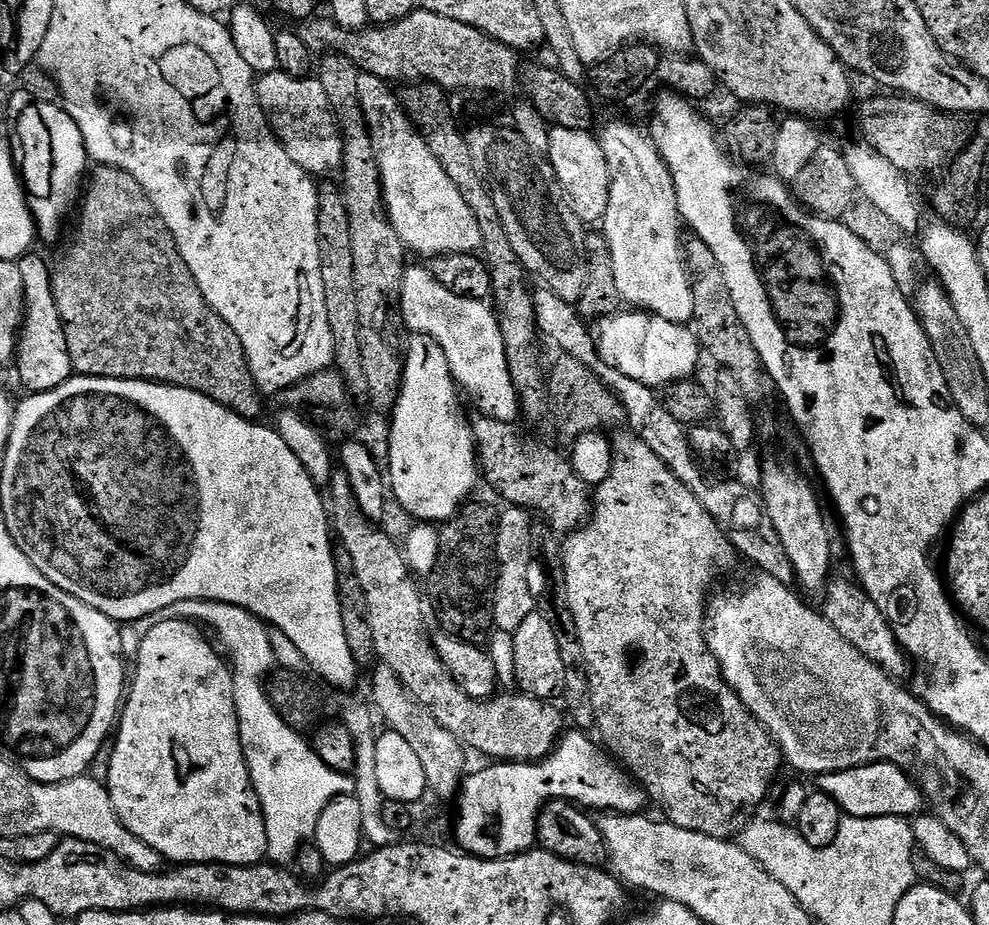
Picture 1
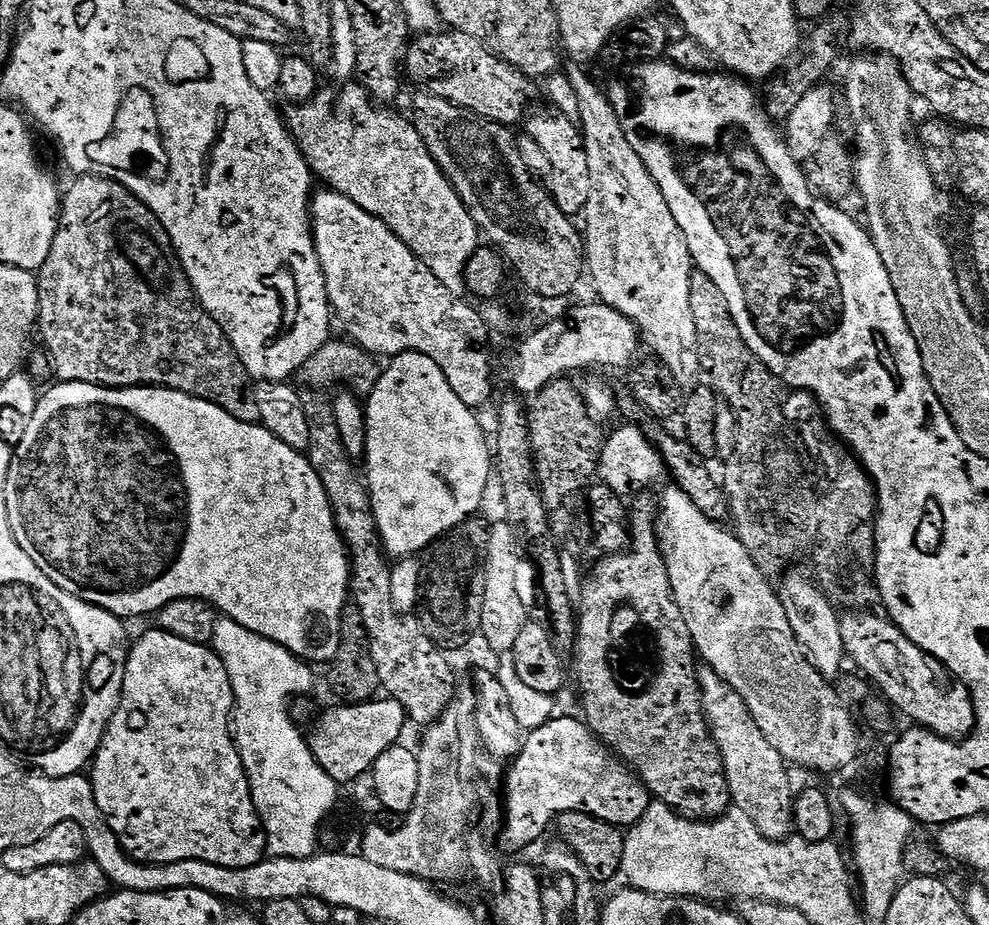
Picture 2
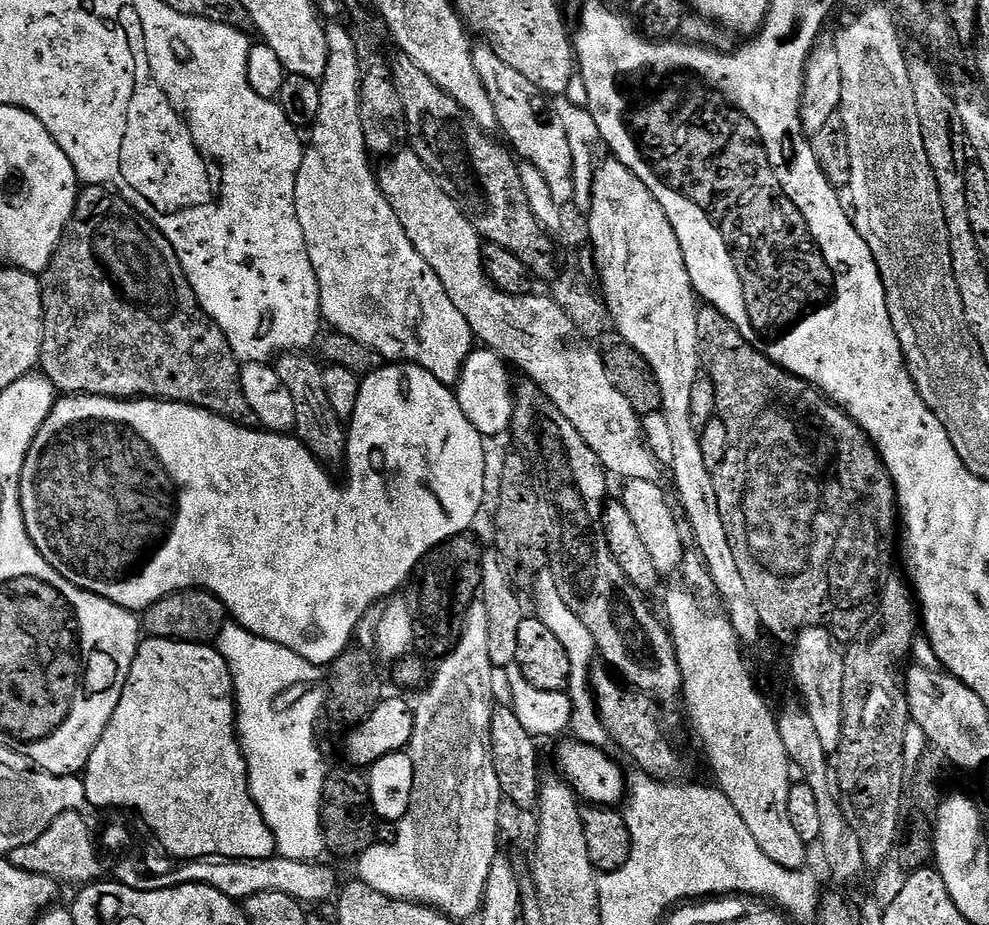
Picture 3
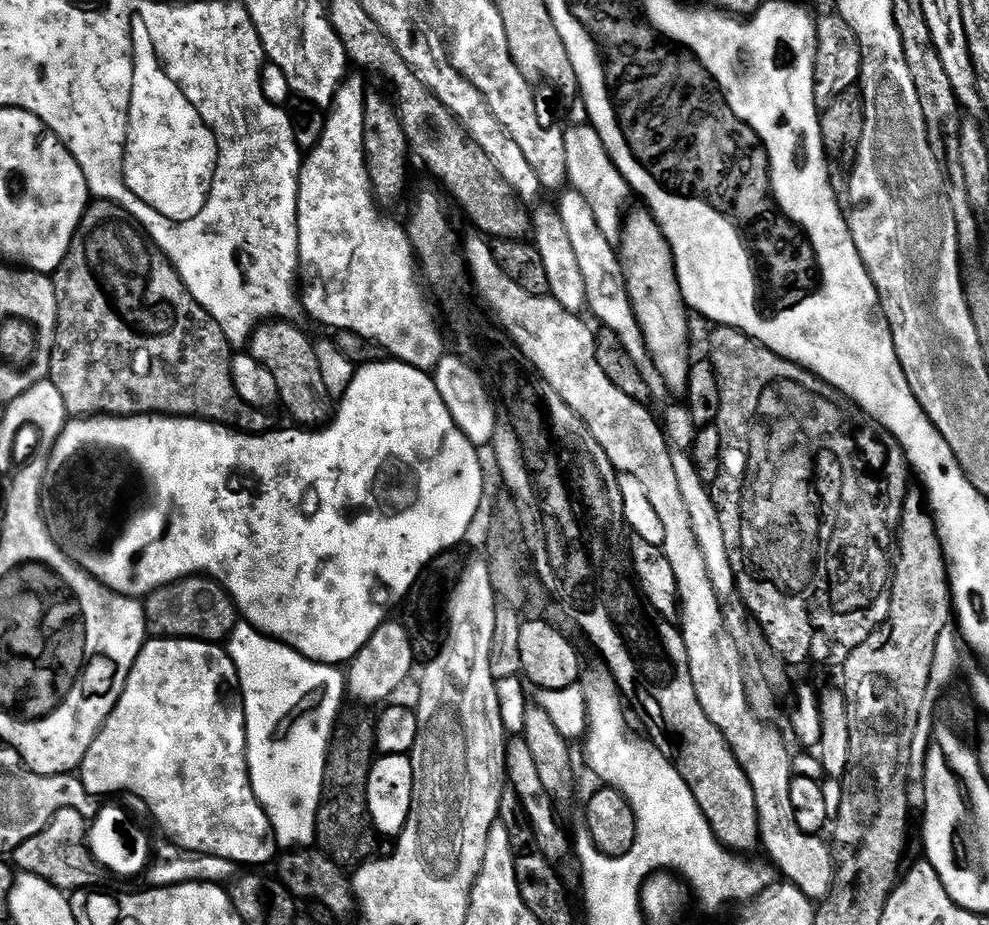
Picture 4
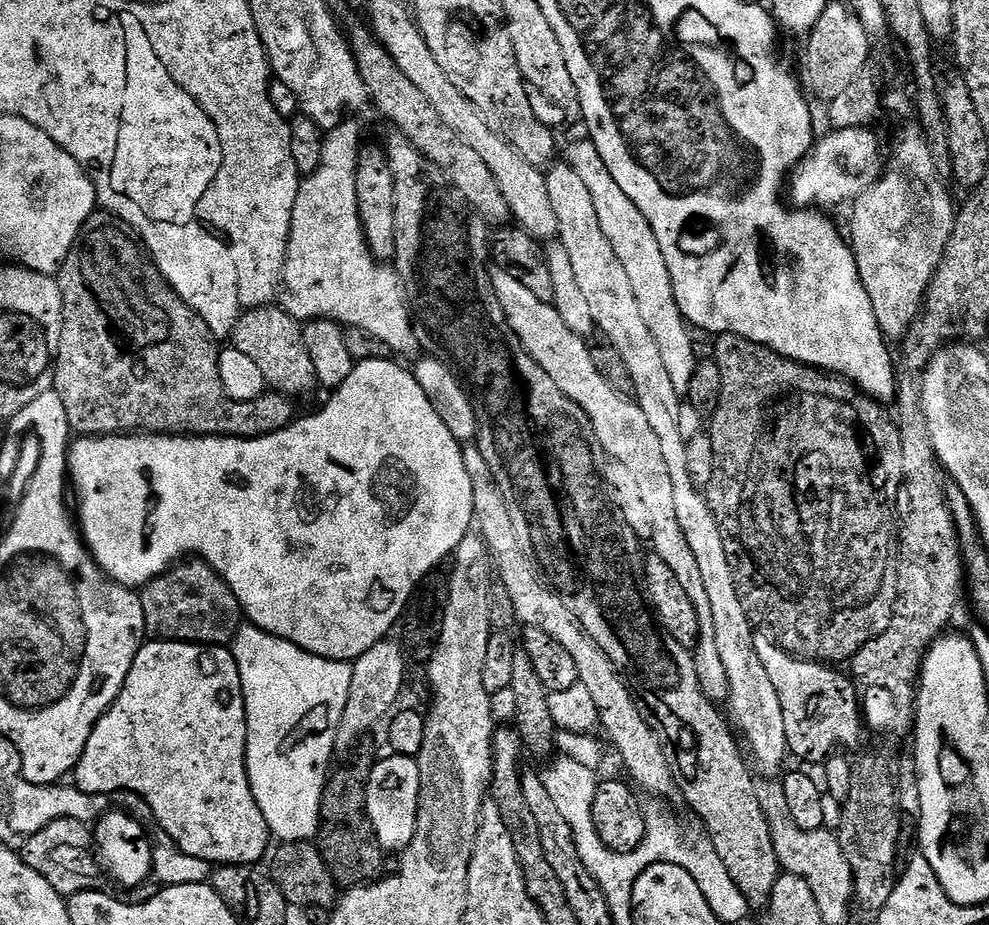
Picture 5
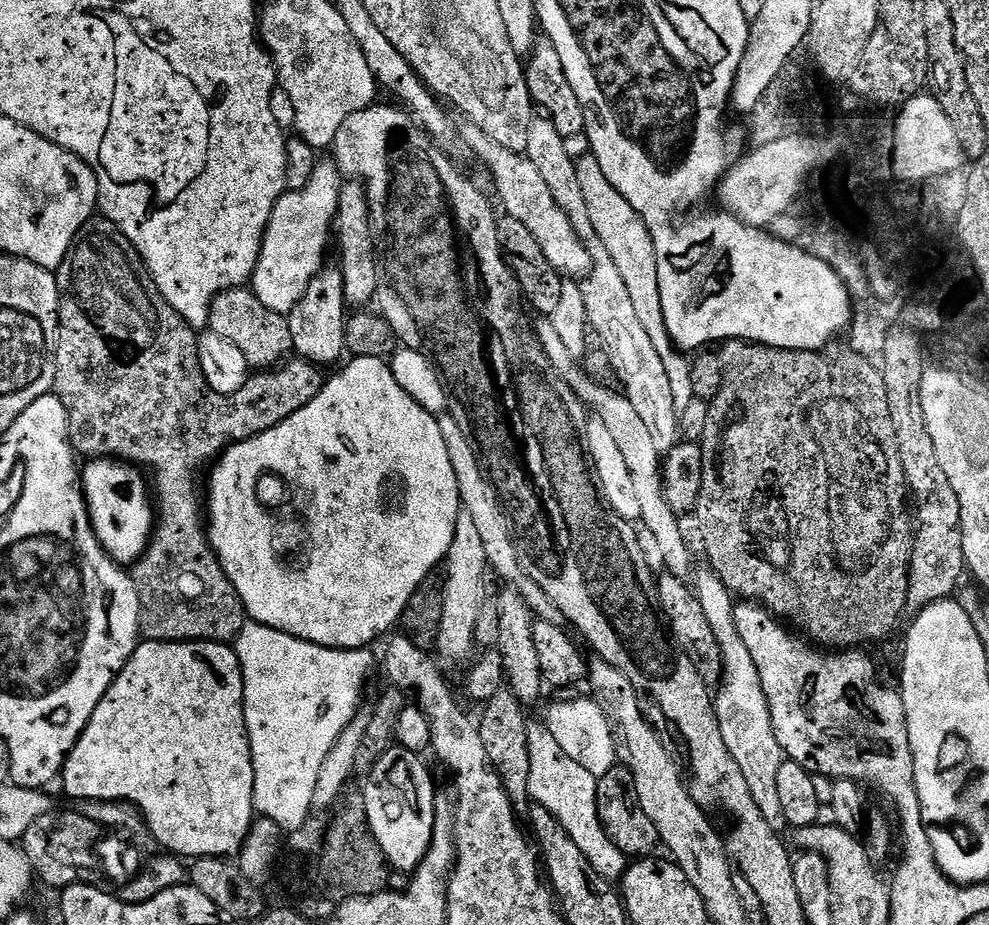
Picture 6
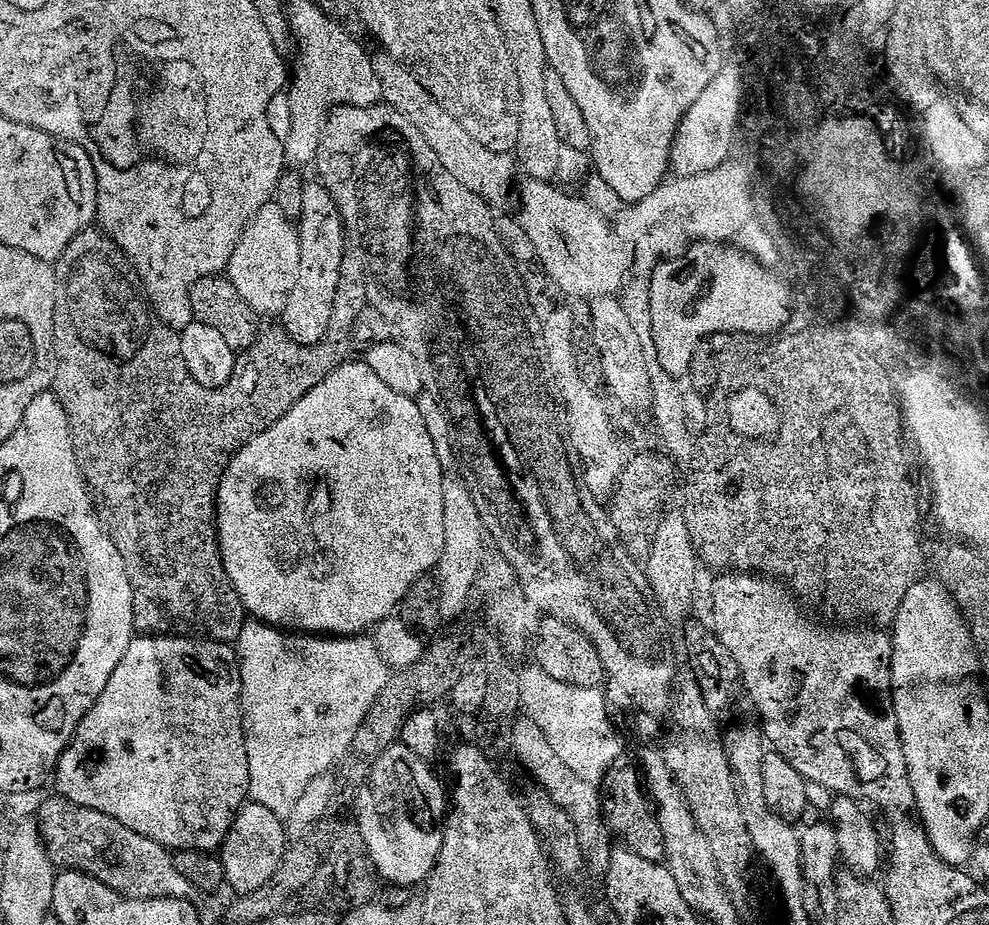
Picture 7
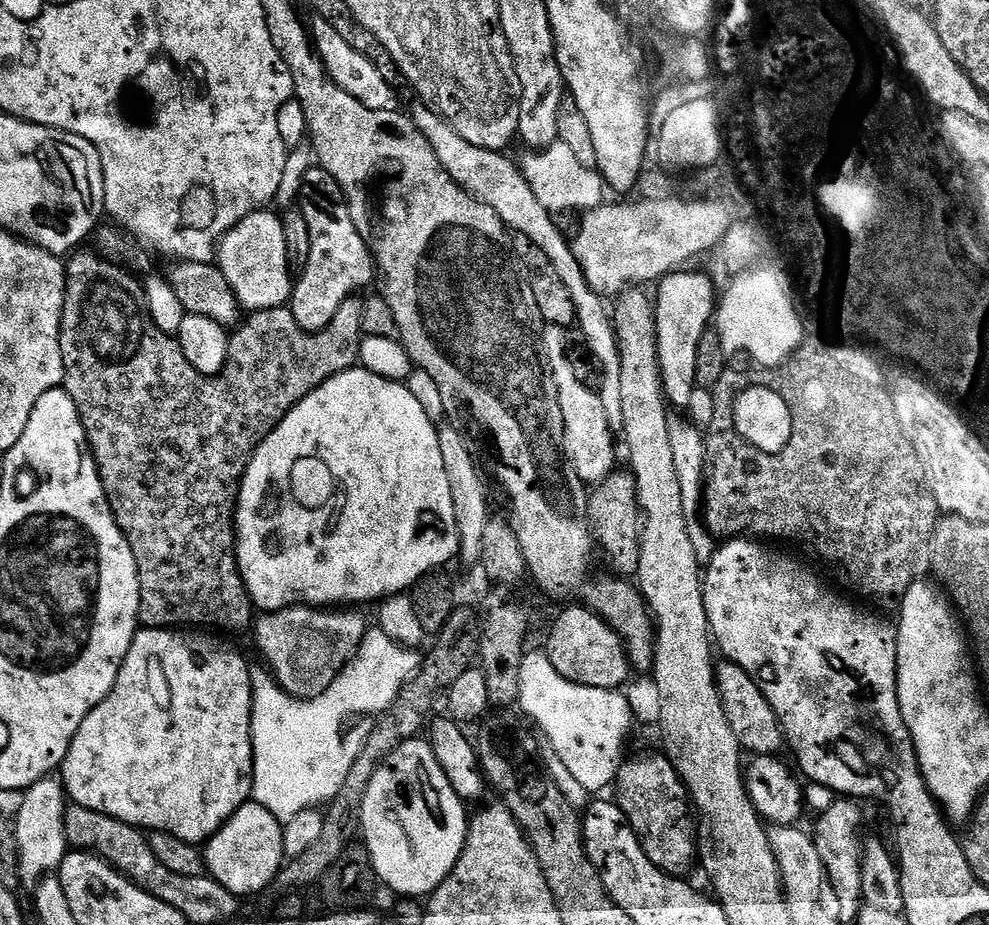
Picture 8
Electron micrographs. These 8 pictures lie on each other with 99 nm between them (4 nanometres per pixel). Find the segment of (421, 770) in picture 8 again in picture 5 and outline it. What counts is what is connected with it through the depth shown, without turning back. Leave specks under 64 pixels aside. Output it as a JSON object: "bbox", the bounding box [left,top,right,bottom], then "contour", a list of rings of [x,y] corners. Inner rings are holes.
{"bbox":[366,754,420,853],"contour":[[[388,754],[388,757],[377,759],[376,765],[372,767],[372,773],[368,779],[368,793],[366,802],[368,803],[368,817],[372,823],[372,828],[376,832],[376,840],[381,849],[389,853],[399,853],[407,848],[416,833],[416,823],[418,822],[418,798],[420,797],[420,775],[415,759],[411,756],[398,756]]]}

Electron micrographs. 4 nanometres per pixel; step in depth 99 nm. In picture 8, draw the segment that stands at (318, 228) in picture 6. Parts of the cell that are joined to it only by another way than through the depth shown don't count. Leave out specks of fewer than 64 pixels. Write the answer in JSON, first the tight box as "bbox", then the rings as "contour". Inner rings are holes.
{"bbox":[218,210,294,313],"contour":[[[257,210],[239,220],[218,245],[218,267],[230,282],[241,309],[249,313],[283,308],[292,299],[294,278],[286,258],[284,221],[275,211],[268,211],[272,210]]]}

